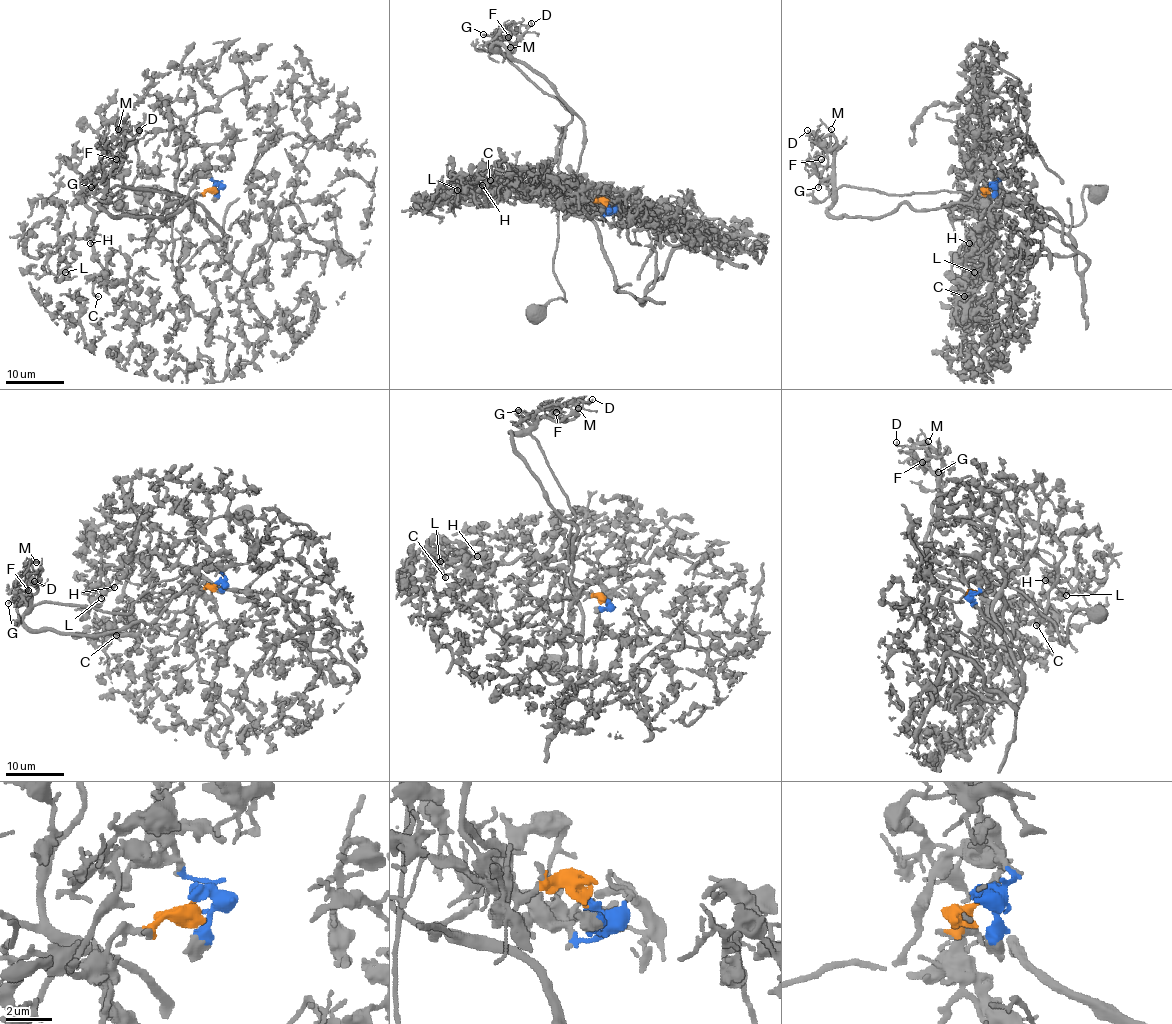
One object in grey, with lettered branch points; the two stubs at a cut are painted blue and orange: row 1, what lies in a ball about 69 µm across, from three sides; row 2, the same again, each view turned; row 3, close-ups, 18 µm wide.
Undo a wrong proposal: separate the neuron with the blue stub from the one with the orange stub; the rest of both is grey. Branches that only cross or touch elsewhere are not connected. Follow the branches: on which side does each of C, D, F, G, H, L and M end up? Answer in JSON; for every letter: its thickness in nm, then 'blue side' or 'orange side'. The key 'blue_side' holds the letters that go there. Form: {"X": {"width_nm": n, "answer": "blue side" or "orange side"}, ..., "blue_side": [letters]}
{"C": {"width_nm": 100, "answer": "blue side"}, "D": {"width_nm": 80, "answer": "orange side"}, "F": {"width_nm": 110, "answer": "orange side"}, "G": {"width_nm": 160, "answer": "orange side"}, "H": {"width_nm": 130, "answer": "blue side"}, "L": {"width_nm": 170, "answer": "blue side"}, "M": {"width_nm": 110, "answer": "orange side"}, "blue_side": ["C", "H", "L"]}

